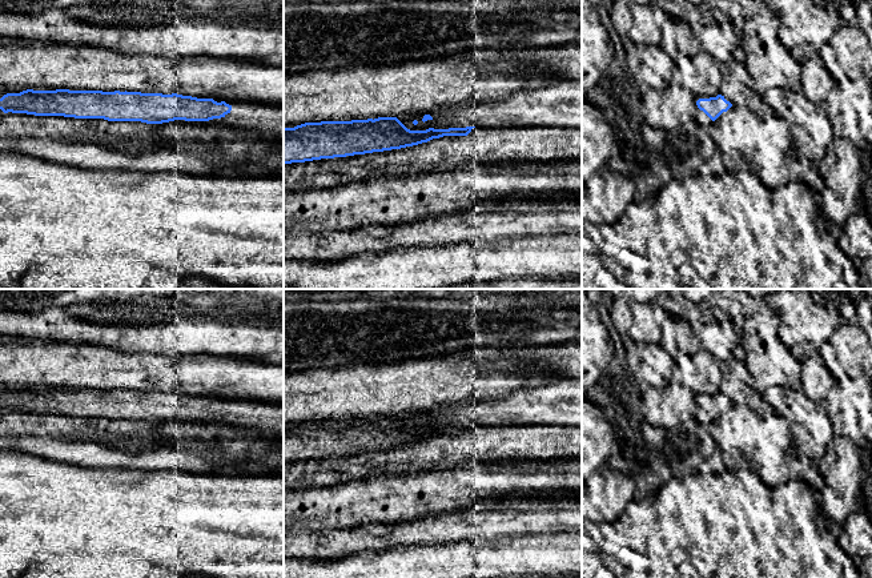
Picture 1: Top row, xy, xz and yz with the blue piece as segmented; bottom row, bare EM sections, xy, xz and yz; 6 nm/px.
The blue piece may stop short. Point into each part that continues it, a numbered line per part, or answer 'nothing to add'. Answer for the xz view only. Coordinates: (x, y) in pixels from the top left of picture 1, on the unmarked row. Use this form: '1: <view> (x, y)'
nothing to add

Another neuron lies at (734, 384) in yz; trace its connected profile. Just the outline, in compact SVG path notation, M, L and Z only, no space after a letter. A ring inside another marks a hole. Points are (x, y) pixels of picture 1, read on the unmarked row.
M722 361L720 369L722 381L719 384L719 393L726 394L732 404L747 405L763 418L768 418L775 413L763 394L747 384L747 368L743 361Z

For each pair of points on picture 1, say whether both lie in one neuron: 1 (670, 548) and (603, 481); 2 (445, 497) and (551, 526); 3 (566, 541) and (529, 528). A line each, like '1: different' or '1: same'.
1: different
2: different
3: different

